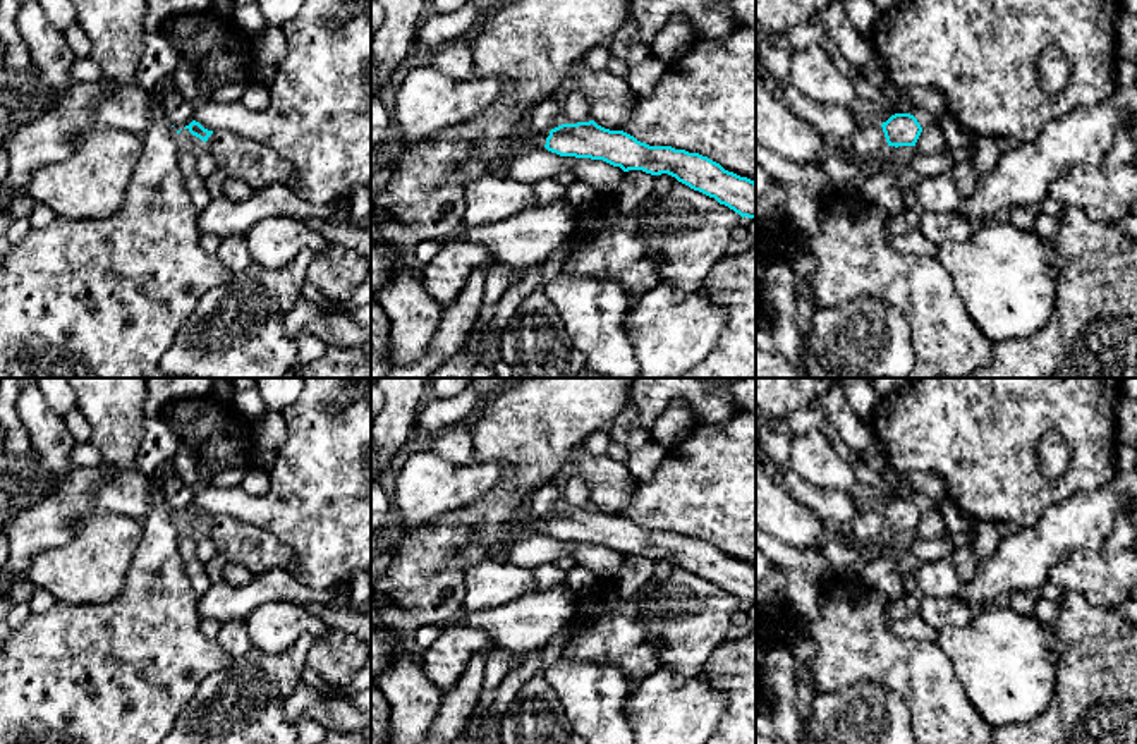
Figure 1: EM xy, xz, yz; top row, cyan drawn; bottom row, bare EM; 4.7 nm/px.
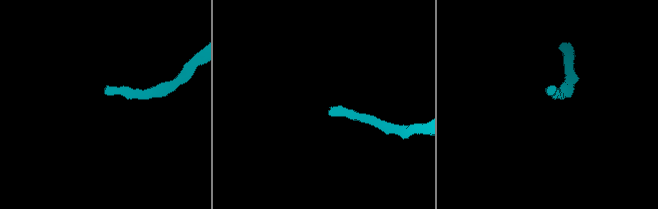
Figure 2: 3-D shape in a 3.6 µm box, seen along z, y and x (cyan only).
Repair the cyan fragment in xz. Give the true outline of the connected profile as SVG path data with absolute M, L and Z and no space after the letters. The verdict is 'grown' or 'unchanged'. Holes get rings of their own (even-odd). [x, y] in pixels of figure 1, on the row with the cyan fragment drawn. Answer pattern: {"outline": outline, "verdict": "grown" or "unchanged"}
{"outline": "M529 120L514 131L517 148L546 148L560 156L603 160L623 172L668 174L678 182L714 198L742 218L756 218L756 182L725 170L699 153L672 146L649 146L623 131L610 131L594 120L562 124L550 132L534 132Z", "verdict": "grown"}

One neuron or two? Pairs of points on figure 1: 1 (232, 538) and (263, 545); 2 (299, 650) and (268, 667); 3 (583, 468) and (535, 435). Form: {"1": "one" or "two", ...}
{"1": "one", "2": "one", "3": "two"}

